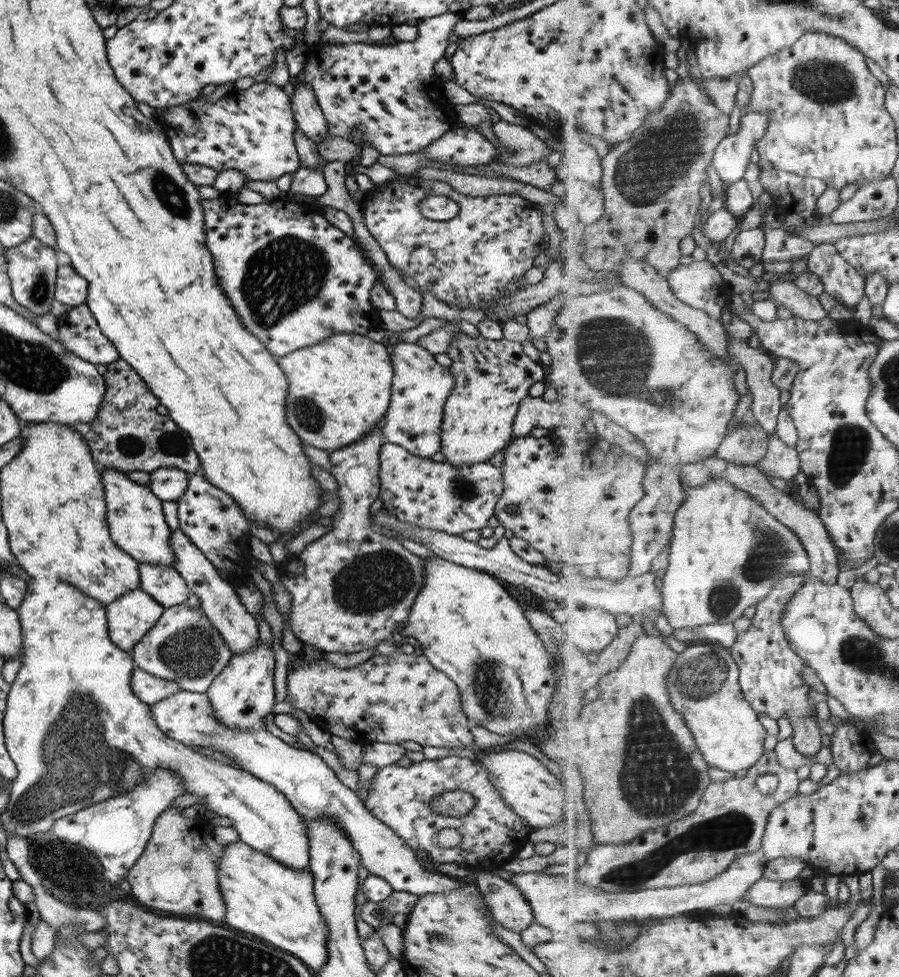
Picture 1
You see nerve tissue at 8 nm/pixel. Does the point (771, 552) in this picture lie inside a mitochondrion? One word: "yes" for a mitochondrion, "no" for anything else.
yes

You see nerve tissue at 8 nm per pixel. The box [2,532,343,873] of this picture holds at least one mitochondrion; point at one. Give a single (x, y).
(77, 763)

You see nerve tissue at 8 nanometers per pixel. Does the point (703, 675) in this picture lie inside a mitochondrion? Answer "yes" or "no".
yes

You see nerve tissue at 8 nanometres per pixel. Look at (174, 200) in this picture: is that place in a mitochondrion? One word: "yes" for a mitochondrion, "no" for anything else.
yes

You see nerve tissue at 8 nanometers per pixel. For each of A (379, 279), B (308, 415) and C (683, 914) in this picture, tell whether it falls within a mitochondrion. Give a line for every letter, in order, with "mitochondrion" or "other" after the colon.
A: other
B: mitochondrion
C: other

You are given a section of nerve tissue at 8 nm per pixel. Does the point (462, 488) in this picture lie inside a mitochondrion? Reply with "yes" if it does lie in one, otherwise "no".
yes

